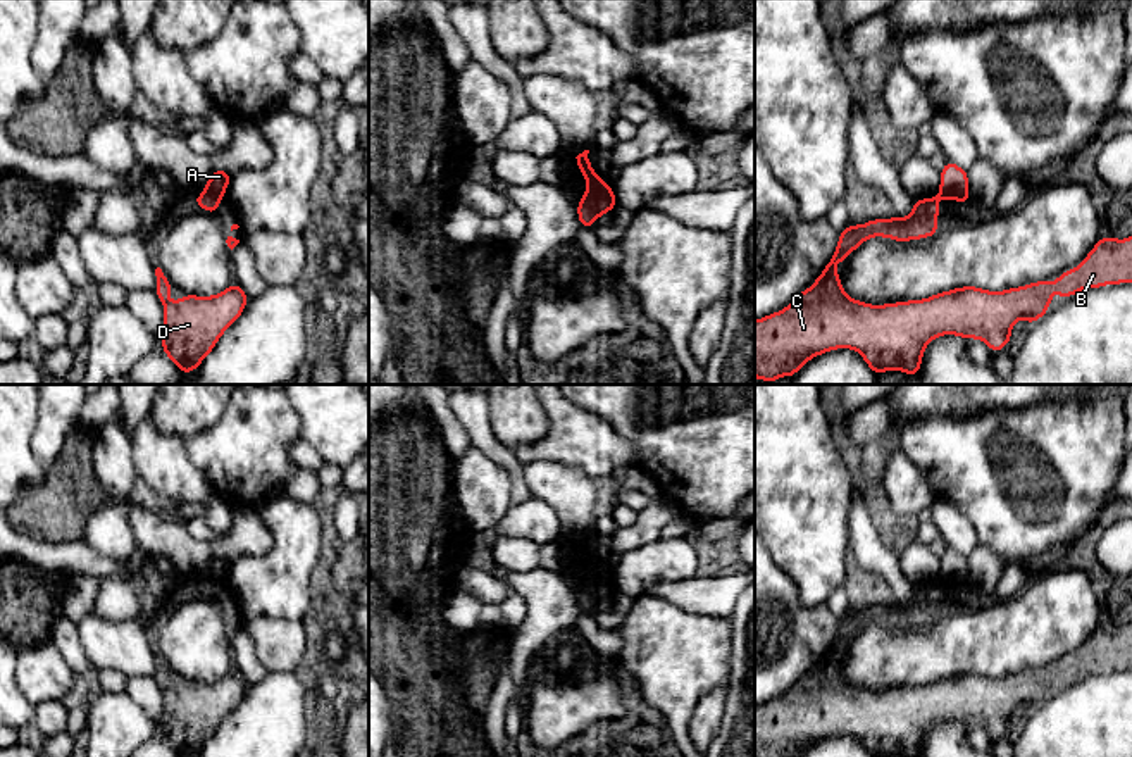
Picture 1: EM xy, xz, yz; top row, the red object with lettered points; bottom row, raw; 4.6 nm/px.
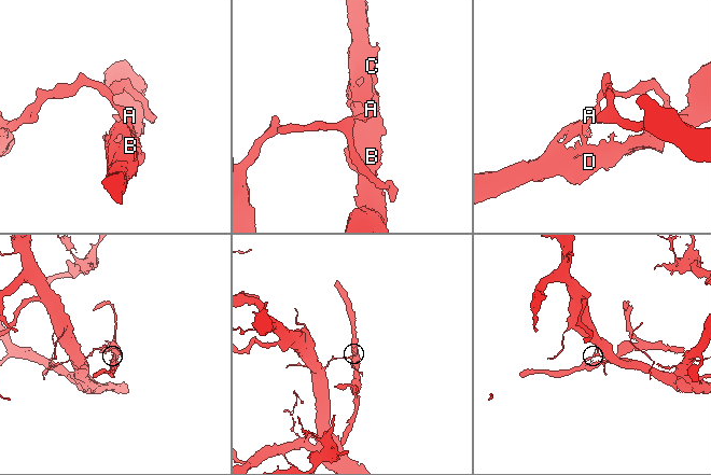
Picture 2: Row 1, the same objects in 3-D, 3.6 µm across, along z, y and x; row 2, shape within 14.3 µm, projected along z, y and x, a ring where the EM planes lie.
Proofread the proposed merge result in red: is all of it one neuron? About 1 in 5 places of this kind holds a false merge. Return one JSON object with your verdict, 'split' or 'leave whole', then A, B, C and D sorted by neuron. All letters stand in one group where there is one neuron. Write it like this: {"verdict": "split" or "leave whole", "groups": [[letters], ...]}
{"verdict": "split", "groups": [["A"], ["B", "C", "D"]]}

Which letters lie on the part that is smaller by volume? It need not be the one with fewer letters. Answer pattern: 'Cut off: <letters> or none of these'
Cut off: B, C, D

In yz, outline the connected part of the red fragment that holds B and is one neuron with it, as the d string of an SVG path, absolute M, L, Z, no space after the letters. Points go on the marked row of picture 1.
M939 193L930 198L915 200L908 217L893 216L889 221L872 219L860 226L848 224L839 233L834 255L815 283L798 293L786 309L755 321L755 378L767 383L774 383L781 376L794 378L810 359L837 348L856 350L875 376L880 376L884 371L903 371L910 376L918 376L924 350L937 336L956 335L963 340L977 338L998 353L1004 345L1013 343L1010 331L1015 322L1025 319L1030 326L1046 316L1054 295L1068 298L1080 290L1132 281L1132 236L1125 240L1103 236L1084 257L1080 266L1068 269L1054 279L1048 278L1020 288L989 291L977 286L961 286L924 300L884 305L870 305L849 298L844 293L839 271L834 264L843 264L853 250L872 236L893 238L898 243L905 243L937 235L937 202L942 198Z

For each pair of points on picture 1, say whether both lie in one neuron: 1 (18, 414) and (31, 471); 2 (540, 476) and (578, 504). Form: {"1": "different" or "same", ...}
{"1": "same", "2": "same"}

